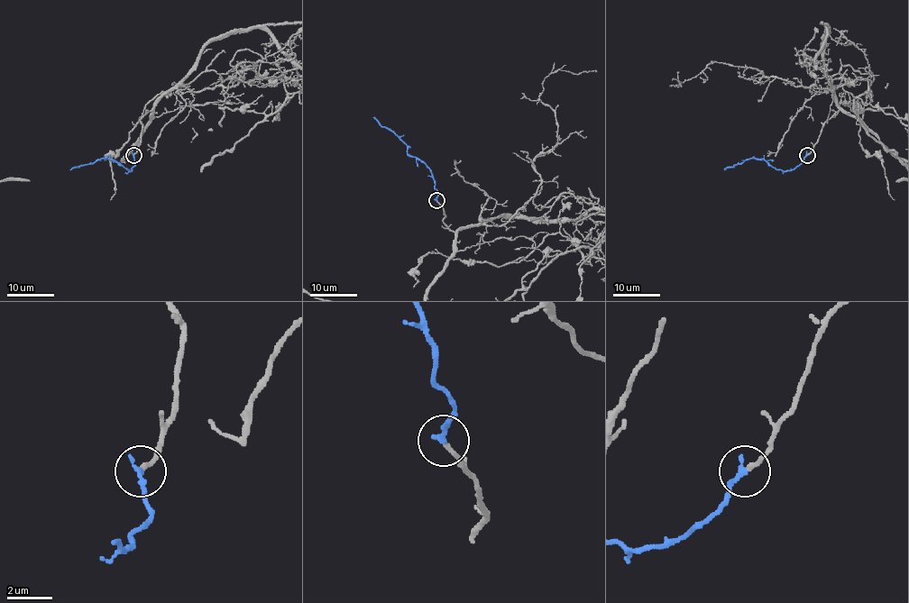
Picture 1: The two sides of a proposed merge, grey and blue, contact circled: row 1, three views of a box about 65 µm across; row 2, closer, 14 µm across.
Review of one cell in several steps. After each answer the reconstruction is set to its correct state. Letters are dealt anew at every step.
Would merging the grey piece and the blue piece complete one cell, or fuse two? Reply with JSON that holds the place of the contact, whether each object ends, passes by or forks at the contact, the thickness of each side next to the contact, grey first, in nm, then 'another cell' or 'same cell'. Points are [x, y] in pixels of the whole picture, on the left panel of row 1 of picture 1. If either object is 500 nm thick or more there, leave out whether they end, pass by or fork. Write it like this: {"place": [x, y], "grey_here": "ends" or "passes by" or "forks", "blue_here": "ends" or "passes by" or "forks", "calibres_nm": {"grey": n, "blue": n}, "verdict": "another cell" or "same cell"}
{"place": [133, 155], "grey_here": "ends", "blue_here": "ends", "calibres_nm": {"grey": 190, "blue": 240}, "verdict": "same cell"}

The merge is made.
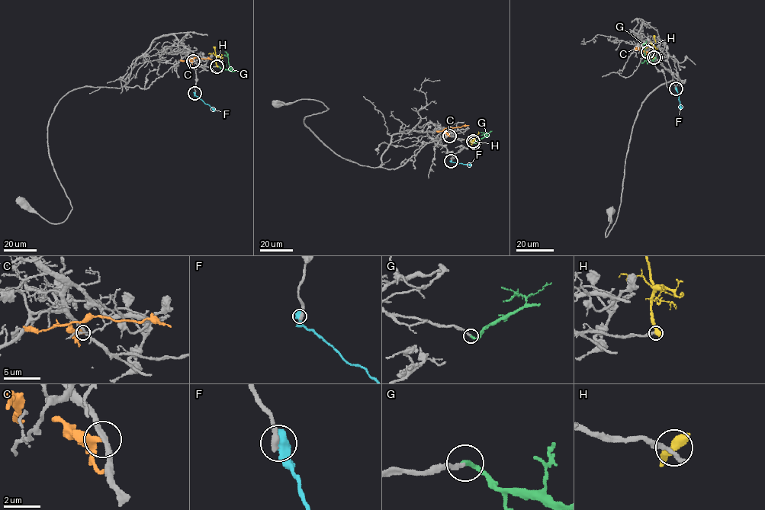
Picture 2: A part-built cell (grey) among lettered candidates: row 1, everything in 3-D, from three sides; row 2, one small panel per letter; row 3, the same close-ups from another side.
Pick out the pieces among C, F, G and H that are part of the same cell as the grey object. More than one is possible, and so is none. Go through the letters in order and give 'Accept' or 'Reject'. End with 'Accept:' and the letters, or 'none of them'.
C: Reject
F: Reject
G: Accept
H: Reject
Accept: G

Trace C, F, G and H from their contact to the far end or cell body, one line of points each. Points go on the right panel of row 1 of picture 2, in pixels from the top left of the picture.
C: (647, 52), (638, 48), (634, 50)
F: (676, 88), (681, 109)
G: (655, 57), (649, 62), (645, 59), (646, 40)
H: (654, 57), (654, 48), (642, 48)

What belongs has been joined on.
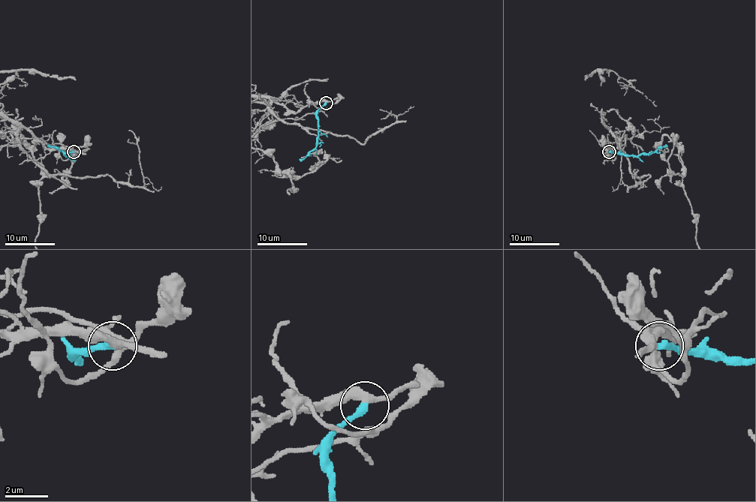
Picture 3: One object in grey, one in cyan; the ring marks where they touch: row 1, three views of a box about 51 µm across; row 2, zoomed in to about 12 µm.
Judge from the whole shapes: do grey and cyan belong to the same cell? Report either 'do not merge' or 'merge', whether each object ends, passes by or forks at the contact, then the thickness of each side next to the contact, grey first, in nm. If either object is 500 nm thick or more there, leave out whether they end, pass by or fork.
merge; grey passes by; cyan ends; calibres 340 and 320 nm

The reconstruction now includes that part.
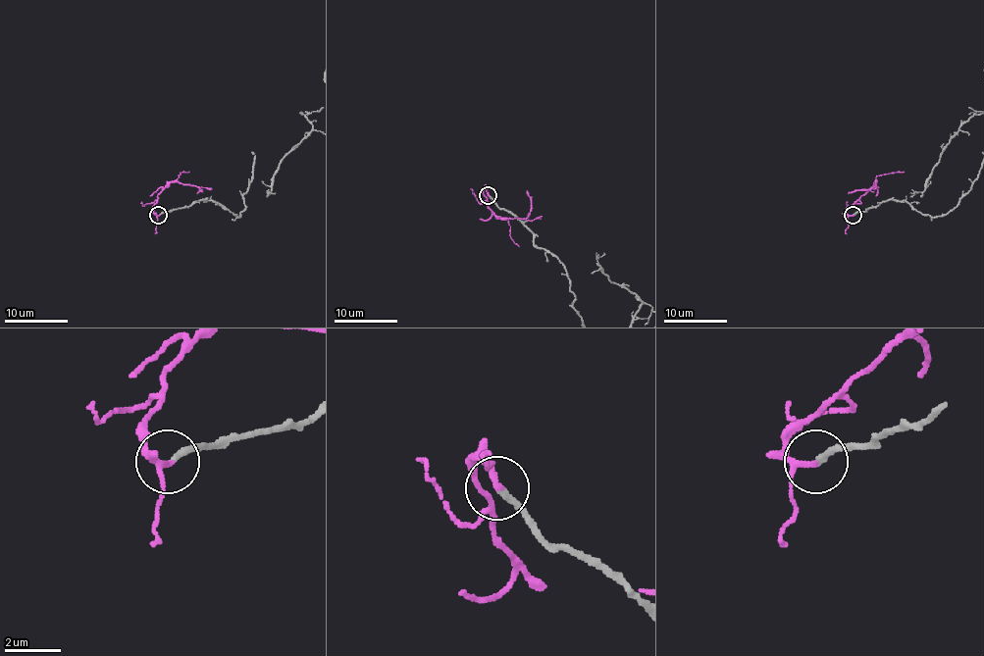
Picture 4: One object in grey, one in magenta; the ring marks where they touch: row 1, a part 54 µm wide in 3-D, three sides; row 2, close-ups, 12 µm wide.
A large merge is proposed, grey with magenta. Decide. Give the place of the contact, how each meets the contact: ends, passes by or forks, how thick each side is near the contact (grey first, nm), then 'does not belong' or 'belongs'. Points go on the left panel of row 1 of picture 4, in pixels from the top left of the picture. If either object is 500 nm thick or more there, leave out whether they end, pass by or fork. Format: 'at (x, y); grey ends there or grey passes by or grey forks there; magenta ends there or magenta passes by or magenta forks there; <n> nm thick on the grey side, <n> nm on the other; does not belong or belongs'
at (158, 215); grey ends there; magenta passes by; 200 nm thick on the grey side, 160 nm on the other; belongs

